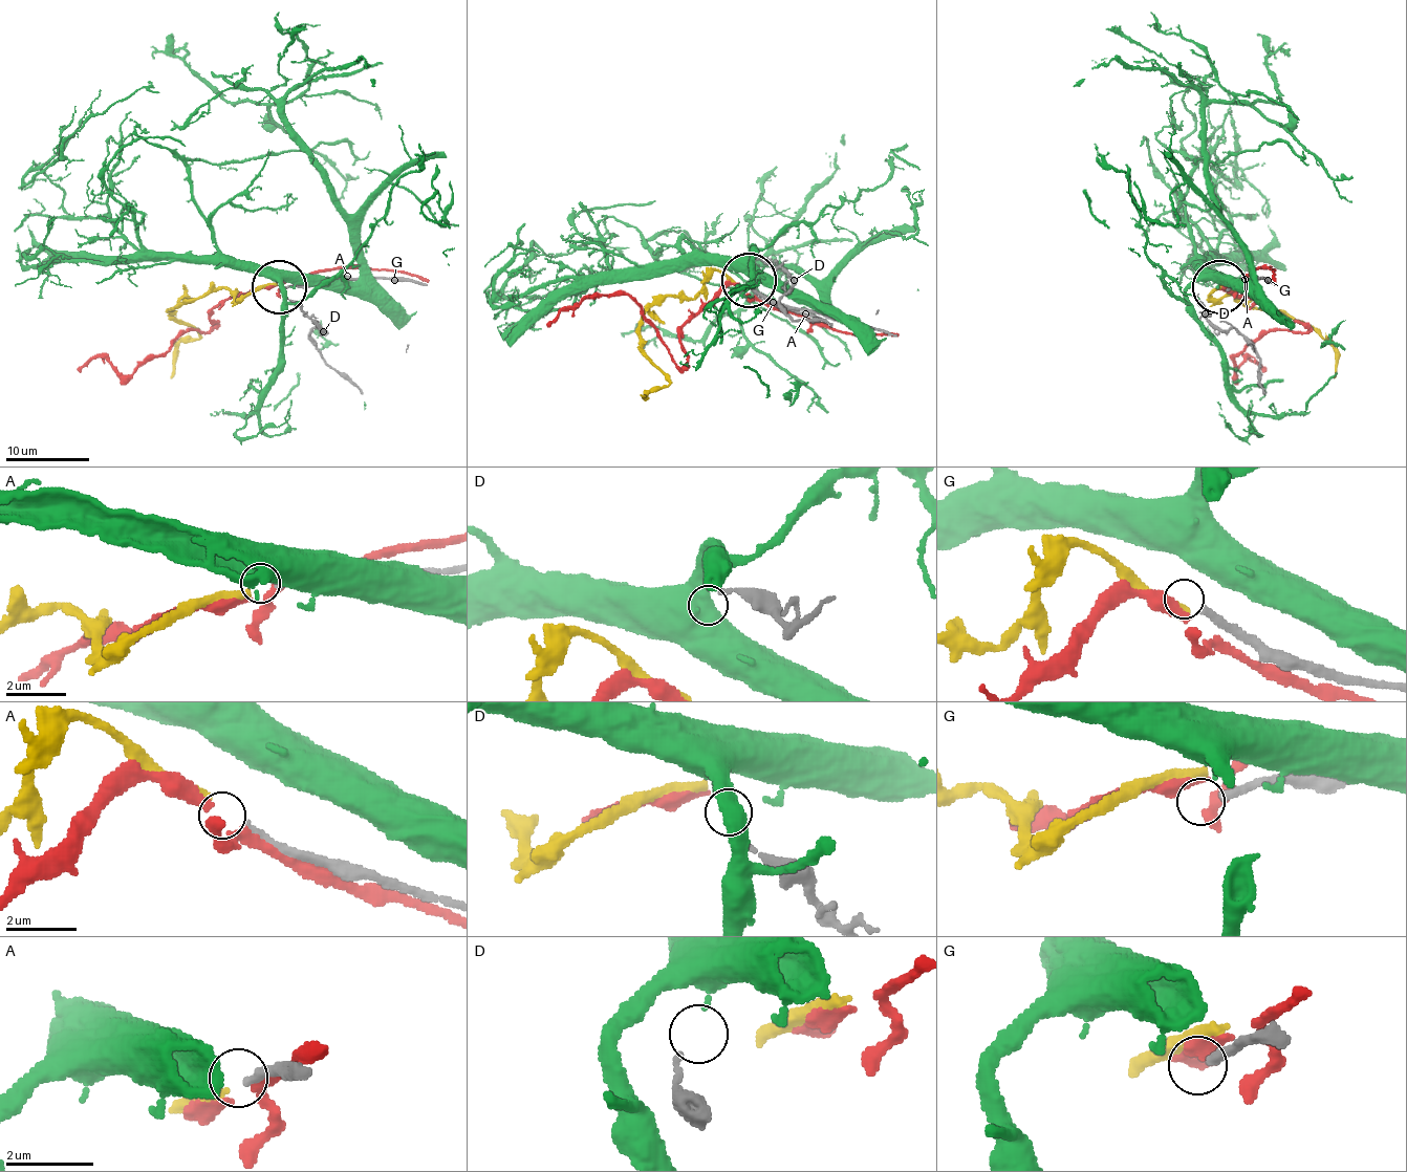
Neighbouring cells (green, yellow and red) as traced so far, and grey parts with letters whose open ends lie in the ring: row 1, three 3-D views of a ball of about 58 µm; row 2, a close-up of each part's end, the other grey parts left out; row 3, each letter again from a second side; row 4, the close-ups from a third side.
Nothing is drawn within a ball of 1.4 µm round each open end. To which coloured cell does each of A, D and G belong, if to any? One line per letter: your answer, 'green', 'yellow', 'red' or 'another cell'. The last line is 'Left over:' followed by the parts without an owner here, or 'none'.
A: yellow
D: green
G: another cell
Left over: G

